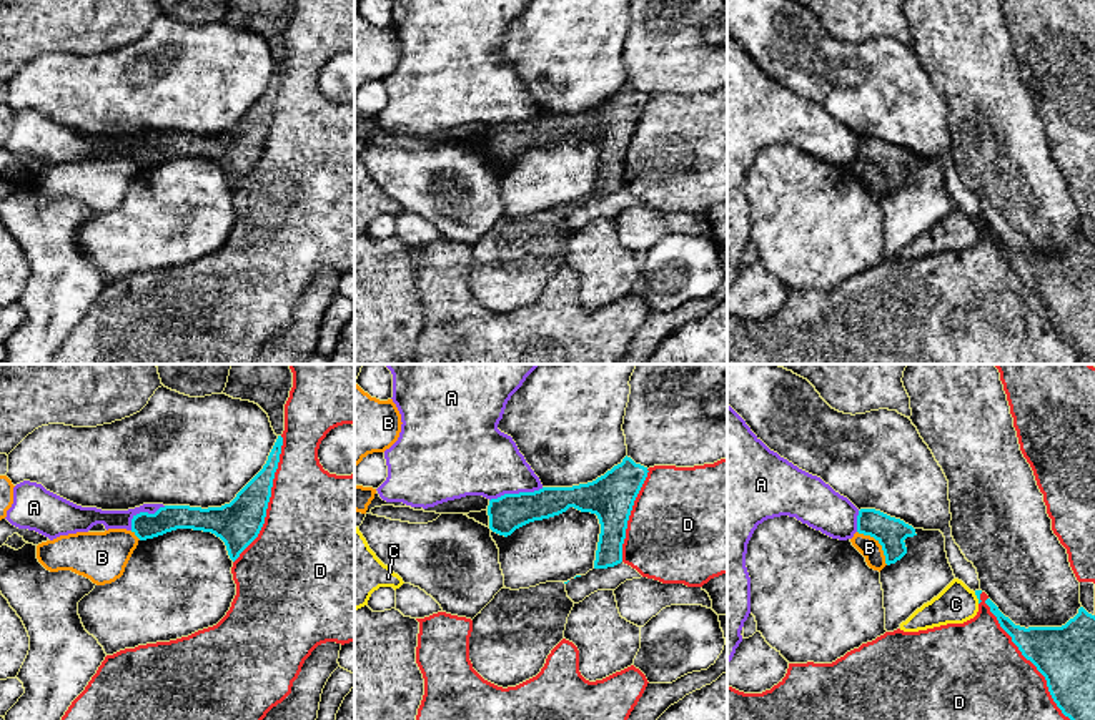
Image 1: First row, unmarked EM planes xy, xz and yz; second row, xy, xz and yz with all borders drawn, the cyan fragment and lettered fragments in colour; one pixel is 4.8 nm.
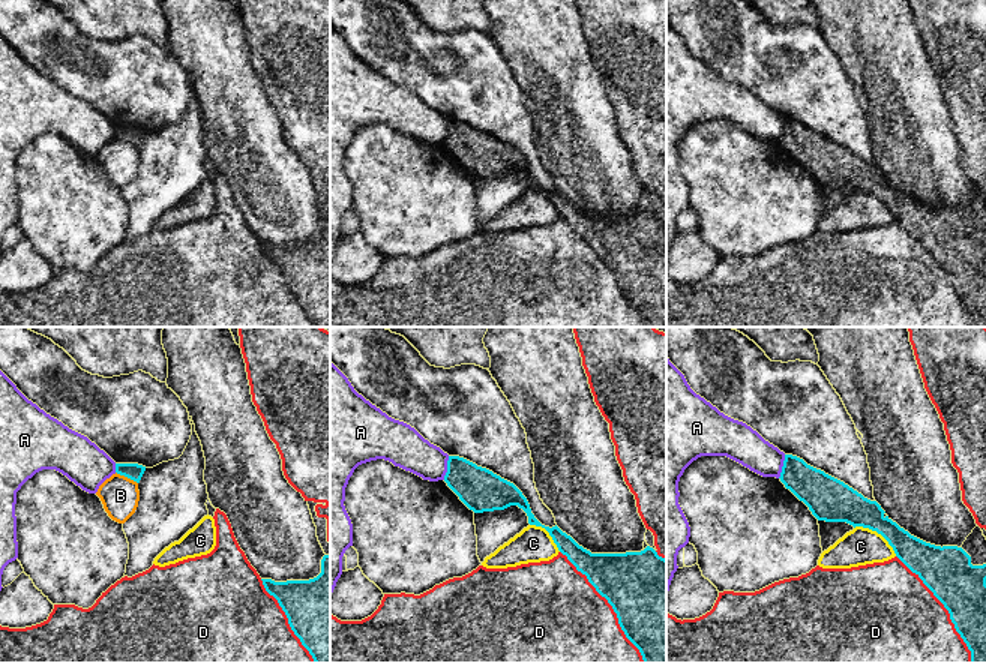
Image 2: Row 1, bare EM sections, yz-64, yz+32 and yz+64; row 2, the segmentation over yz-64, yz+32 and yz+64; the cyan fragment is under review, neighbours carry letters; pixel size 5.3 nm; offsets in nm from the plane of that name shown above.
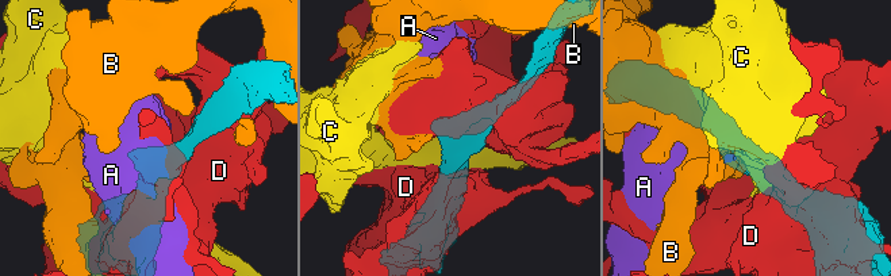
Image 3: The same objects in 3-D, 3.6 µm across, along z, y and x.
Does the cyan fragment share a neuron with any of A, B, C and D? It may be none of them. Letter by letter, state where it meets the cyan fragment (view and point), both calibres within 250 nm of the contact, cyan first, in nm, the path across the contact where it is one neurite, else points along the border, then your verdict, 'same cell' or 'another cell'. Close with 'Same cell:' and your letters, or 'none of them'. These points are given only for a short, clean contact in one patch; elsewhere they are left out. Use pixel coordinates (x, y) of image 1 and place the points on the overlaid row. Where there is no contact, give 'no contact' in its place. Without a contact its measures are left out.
A: contact xz (516, 494); calibres 180 and 360 nm; border xz (543, 488), (505, 493), (490, 501); another cell
B: contact yz (879, 542); calibres 150 and 100 nm; another cell
C: contact yz (977, 597); calibres 30 and 190 nm; another cell
D: contact yz (1025, 657); calibres 280 and 460 nm; another cell
Same cell: none of them

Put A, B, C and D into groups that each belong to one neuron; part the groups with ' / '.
A / B / C / D

